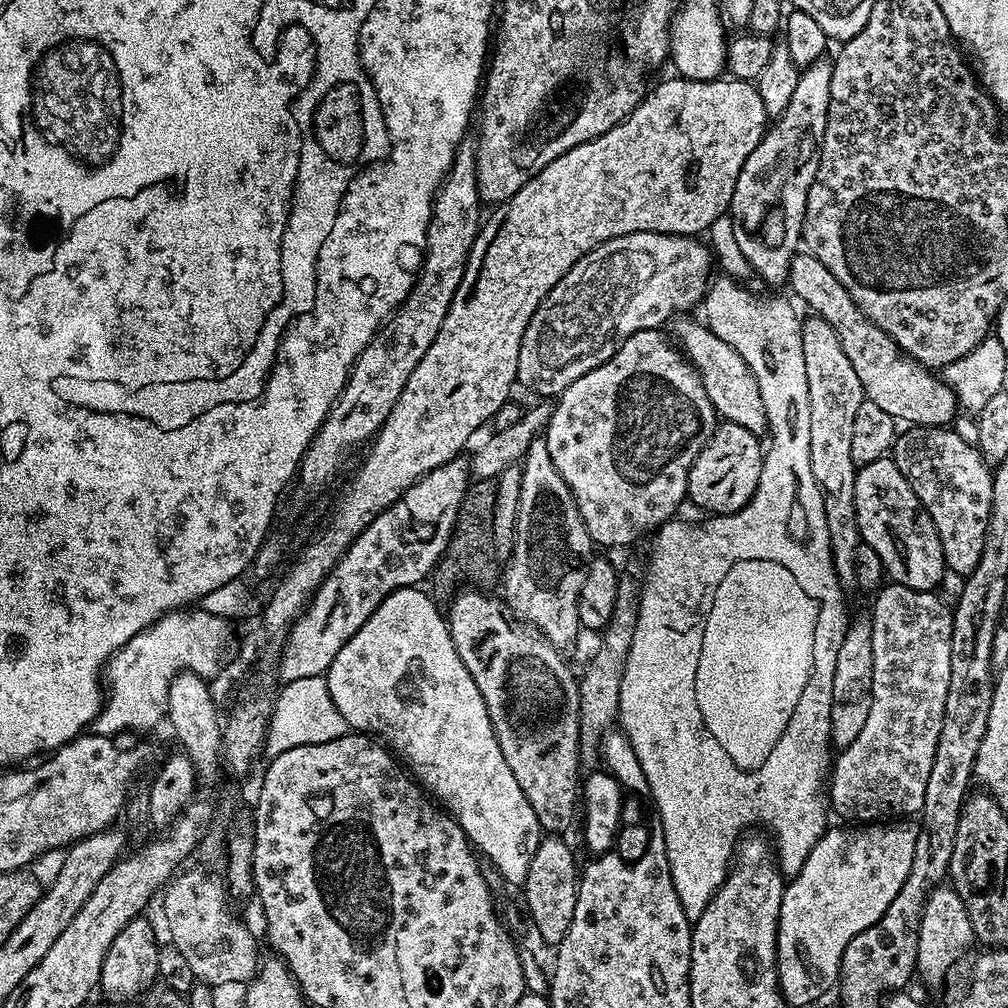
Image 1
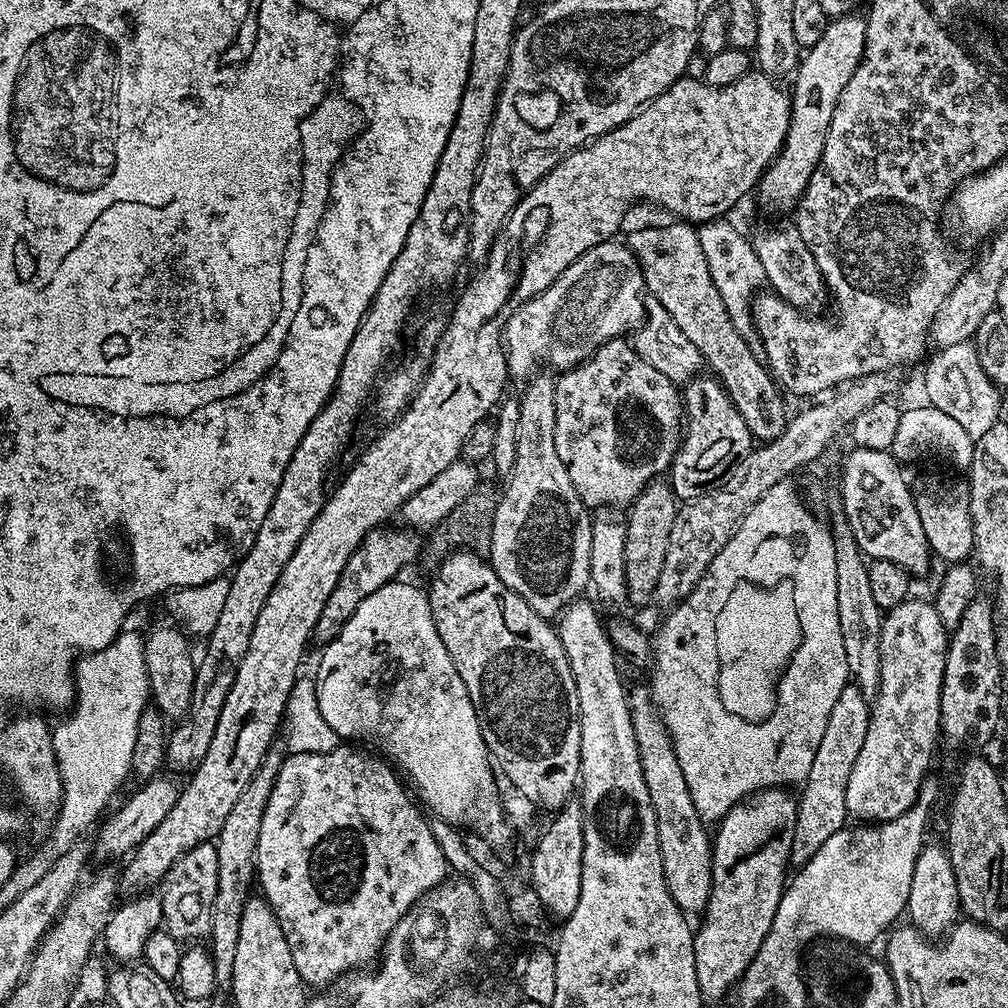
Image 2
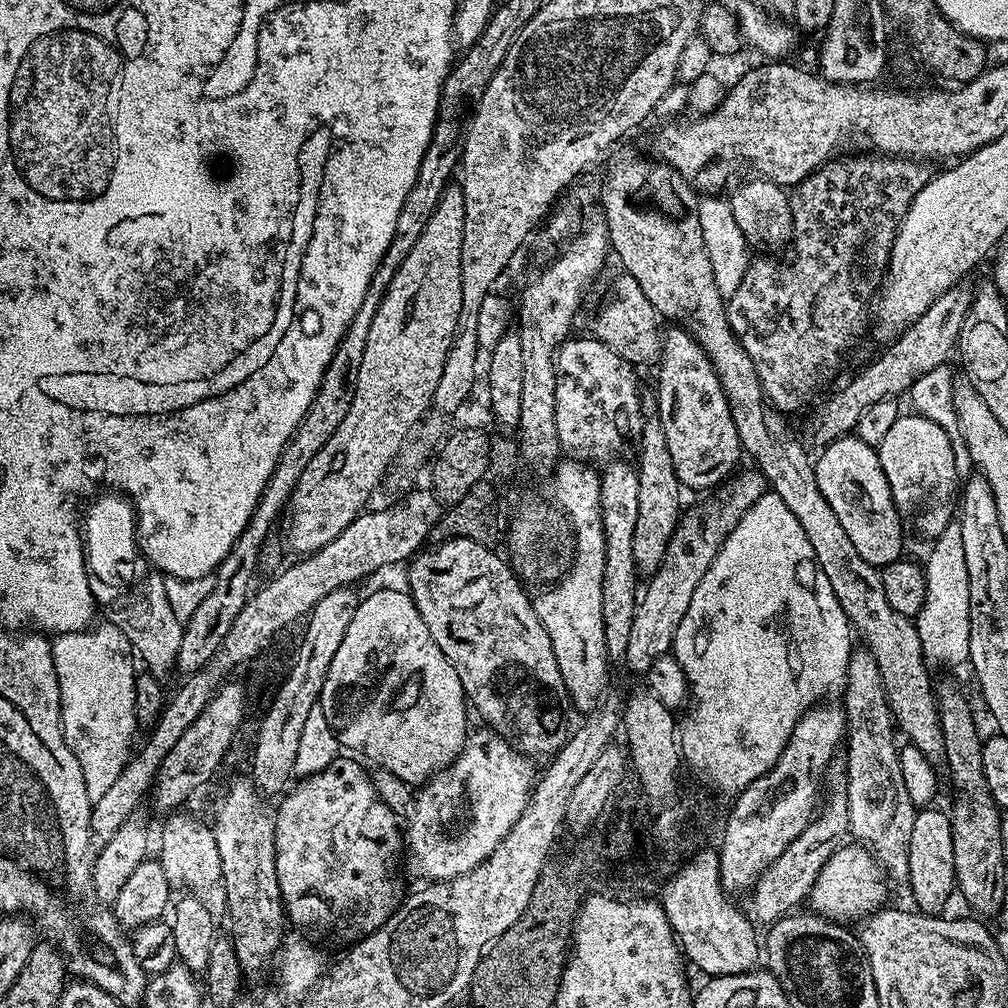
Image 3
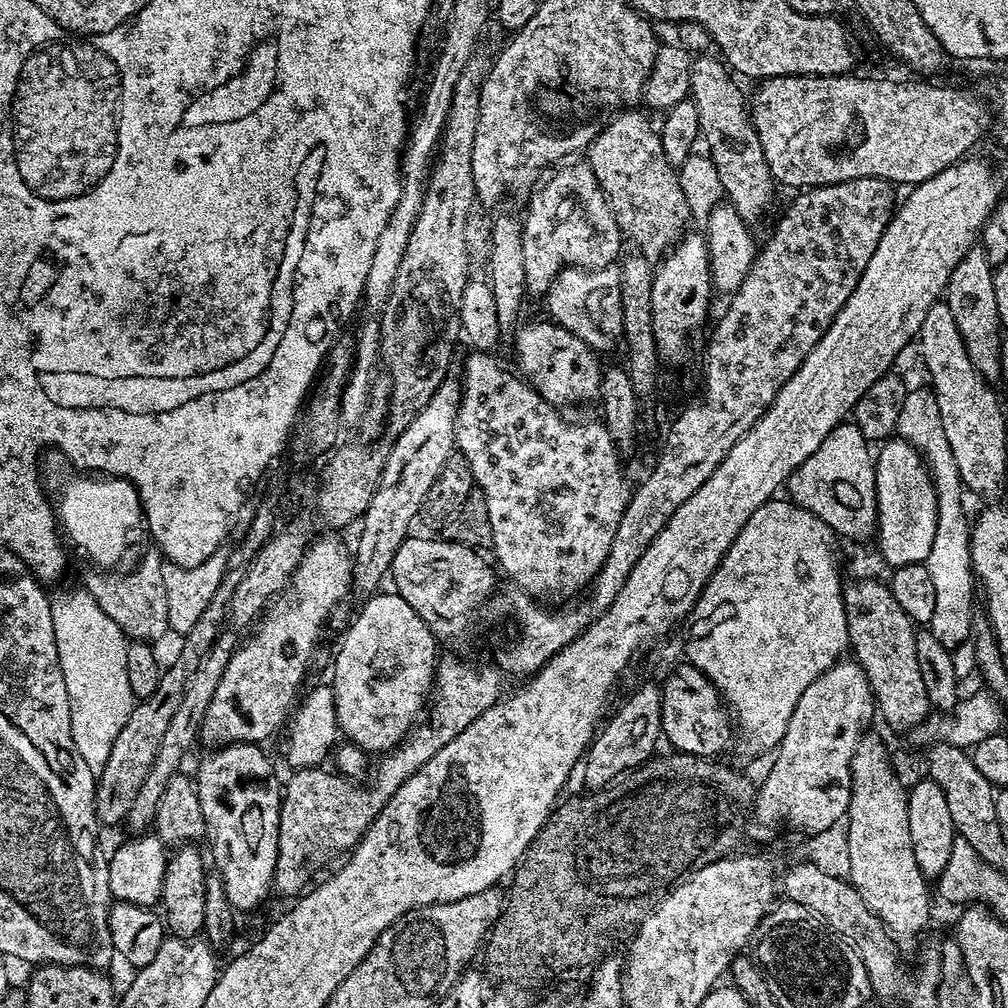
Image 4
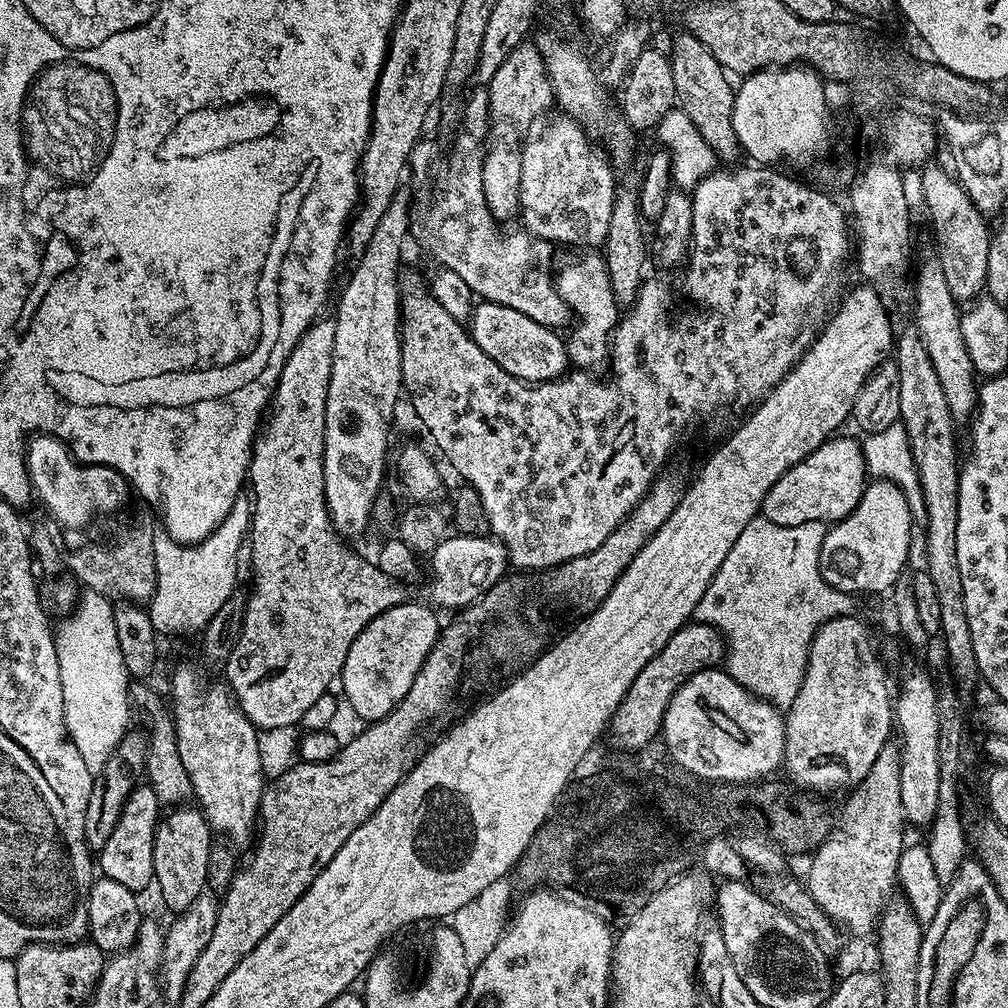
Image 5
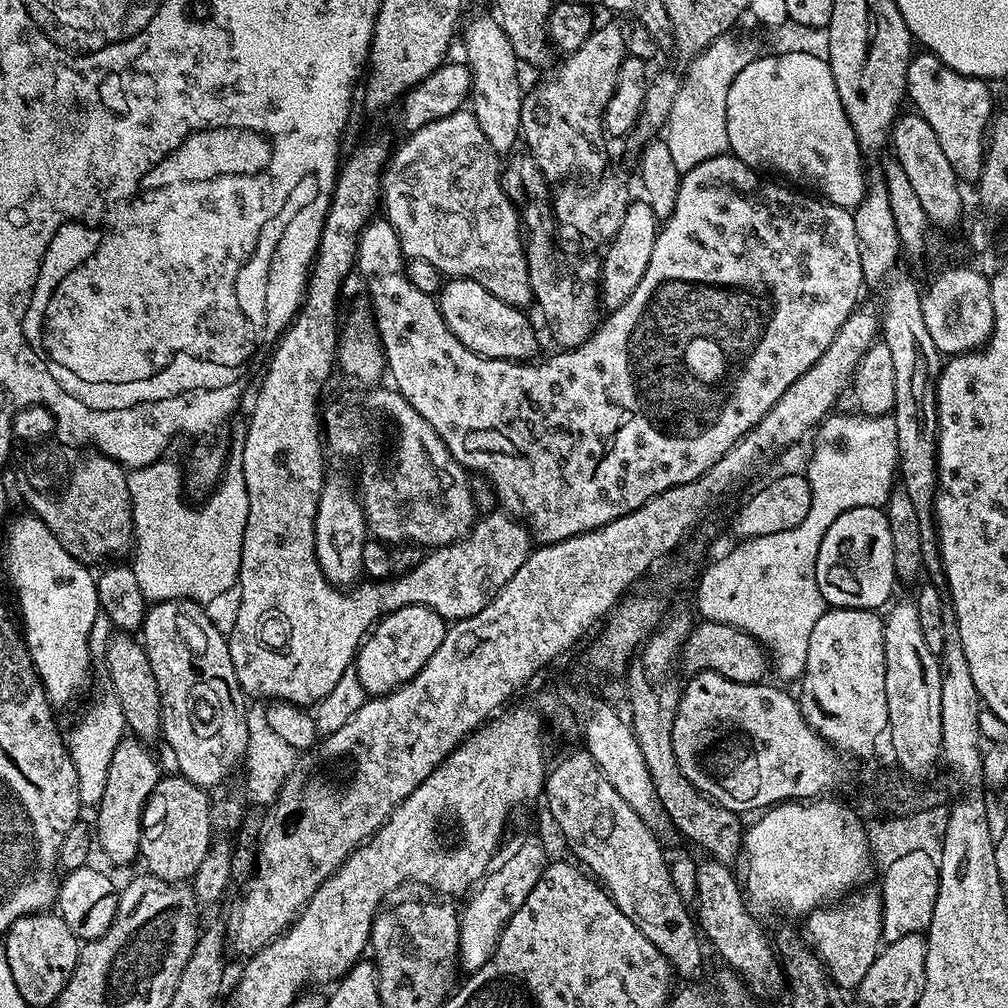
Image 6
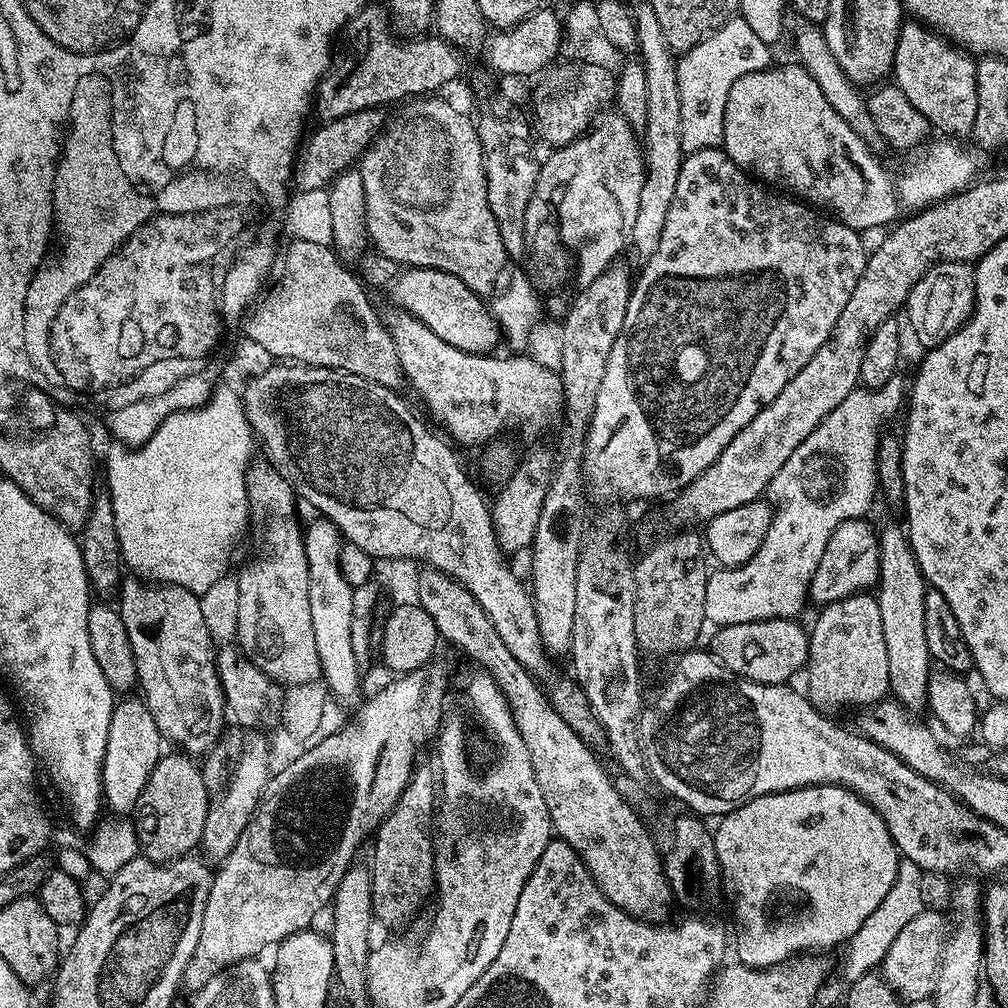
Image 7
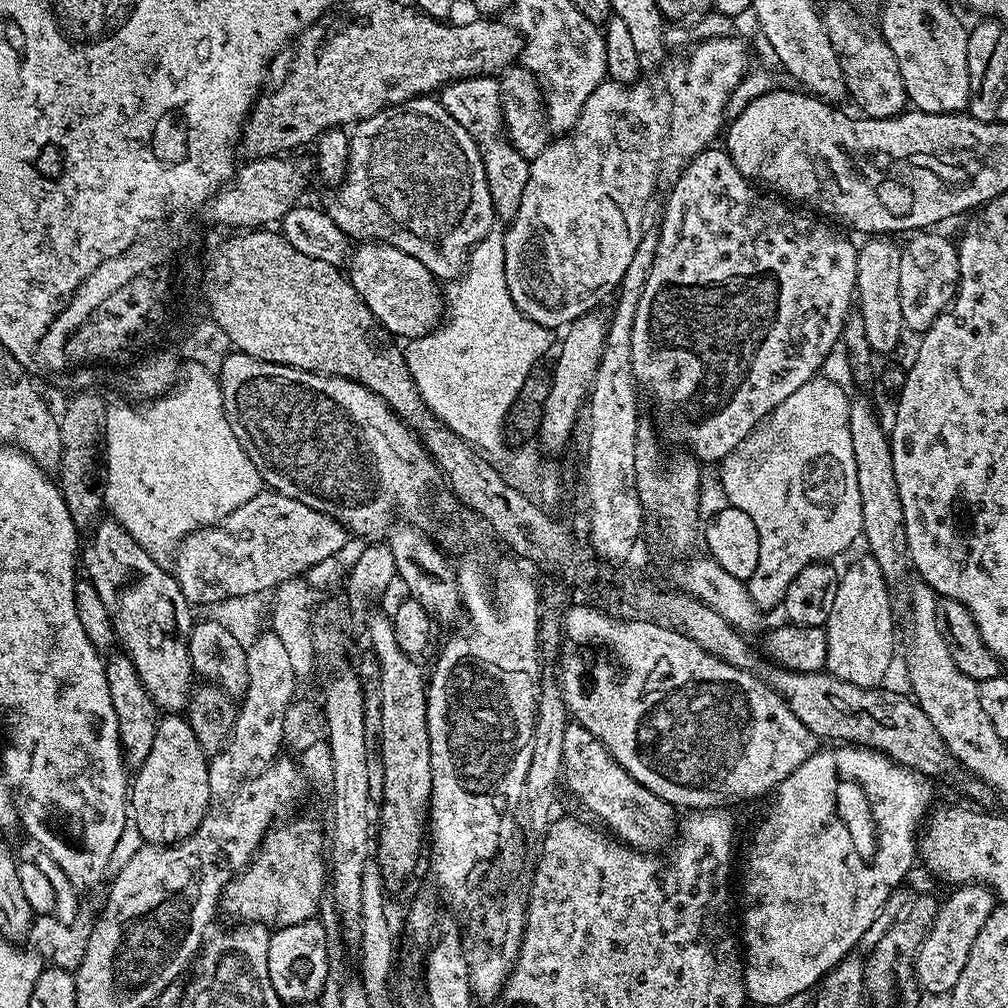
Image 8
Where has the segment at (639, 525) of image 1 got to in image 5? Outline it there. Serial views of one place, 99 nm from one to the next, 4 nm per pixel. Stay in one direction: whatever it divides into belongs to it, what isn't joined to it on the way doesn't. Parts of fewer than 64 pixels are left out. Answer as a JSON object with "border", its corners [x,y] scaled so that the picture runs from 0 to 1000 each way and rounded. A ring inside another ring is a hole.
{"border":[[[473,301],[466,314],[466,332],[477,347],[502,367],[502,371],[510,371],[510,375],[523,377],[525,381],[552,377],[564,368],[561,334],[553,326],[538,323],[530,319],[530,315],[522,315],[522,312],[514,312],[514,308],[506,308],[506,304]]]}

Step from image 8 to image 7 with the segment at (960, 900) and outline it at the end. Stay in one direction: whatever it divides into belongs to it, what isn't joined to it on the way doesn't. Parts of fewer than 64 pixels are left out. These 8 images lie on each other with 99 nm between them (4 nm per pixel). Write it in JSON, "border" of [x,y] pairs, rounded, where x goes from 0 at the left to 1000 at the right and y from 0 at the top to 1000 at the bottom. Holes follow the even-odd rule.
{"border":[[[924,903],[915,904],[892,924],[882,944],[878,946],[875,967],[894,993],[917,992],[920,988],[922,991],[928,985],[933,947],[937,945],[937,935],[941,924],[941,918],[937,918],[936,907]]]}

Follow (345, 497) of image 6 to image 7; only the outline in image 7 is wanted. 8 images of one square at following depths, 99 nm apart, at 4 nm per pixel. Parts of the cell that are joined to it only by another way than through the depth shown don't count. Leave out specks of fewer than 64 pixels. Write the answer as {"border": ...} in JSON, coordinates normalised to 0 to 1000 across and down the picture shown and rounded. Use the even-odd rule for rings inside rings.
{"border":[[[313,514],[302,528],[302,545],[306,559],[308,617],[312,617],[312,633],[317,653],[317,665],[324,686],[332,693],[349,694],[357,687],[358,660],[353,658],[351,641],[347,641],[347,621],[351,609],[350,582],[337,564],[339,533],[326,516]]]}

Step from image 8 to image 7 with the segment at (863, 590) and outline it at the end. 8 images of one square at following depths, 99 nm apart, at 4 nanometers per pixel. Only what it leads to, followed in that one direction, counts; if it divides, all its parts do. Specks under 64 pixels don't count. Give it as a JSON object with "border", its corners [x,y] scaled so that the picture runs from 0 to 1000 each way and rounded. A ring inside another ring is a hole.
{"border":[[[852,589],[816,600],[813,612],[804,619],[800,689],[818,708],[844,698],[870,698],[882,689],[878,630],[870,592]]]}

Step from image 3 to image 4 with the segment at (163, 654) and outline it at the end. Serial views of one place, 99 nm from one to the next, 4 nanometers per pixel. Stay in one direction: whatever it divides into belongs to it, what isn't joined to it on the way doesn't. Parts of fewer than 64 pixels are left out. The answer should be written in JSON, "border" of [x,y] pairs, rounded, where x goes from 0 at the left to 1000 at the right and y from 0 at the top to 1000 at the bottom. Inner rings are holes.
{"border":[[[147,546],[135,562],[126,566],[91,565],[81,582],[91,590],[93,597],[117,617],[123,630],[132,636],[154,637],[168,630],[167,606],[165,605],[165,581],[161,581],[161,565],[164,555],[158,547]]]}

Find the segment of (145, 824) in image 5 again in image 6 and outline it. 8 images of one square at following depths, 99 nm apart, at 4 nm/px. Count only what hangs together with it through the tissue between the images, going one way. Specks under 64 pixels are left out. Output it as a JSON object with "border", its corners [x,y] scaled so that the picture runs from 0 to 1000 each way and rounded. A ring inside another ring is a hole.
{"border":[[[124,732],[117,736],[117,742],[113,744],[113,752],[109,752],[109,764],[105,767],[105,784],[101,784],[101,792],[94,803],[94,806],[96,806],[93,829],[97,834],[97,841],[99,837],[104,851],[111,857],[127,857],[139,848],[138,833],[143,798],[149,792],[161,771],[158,756],[147,746],[150,746],[148,739],[143,738],[140,734]]]}

